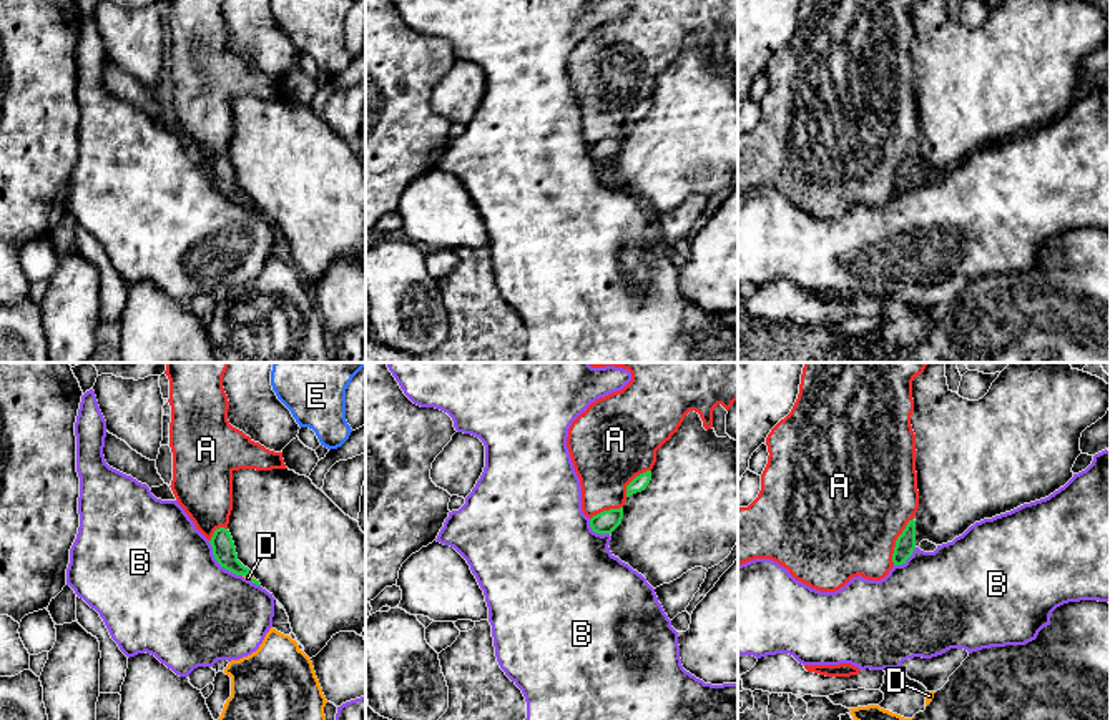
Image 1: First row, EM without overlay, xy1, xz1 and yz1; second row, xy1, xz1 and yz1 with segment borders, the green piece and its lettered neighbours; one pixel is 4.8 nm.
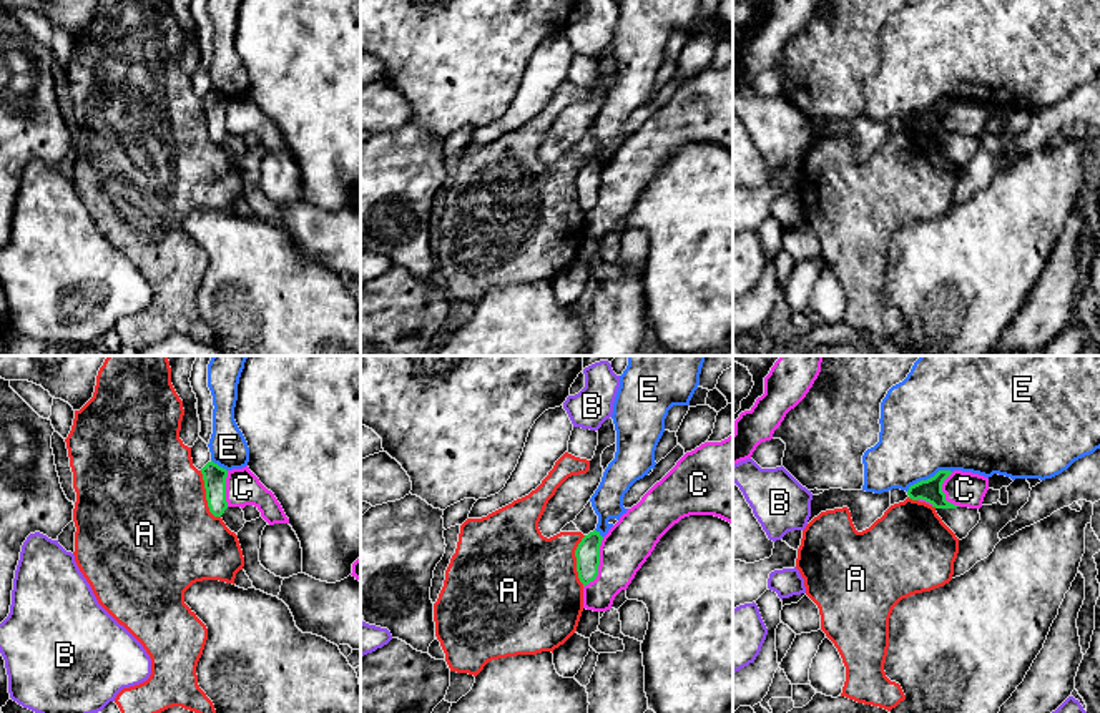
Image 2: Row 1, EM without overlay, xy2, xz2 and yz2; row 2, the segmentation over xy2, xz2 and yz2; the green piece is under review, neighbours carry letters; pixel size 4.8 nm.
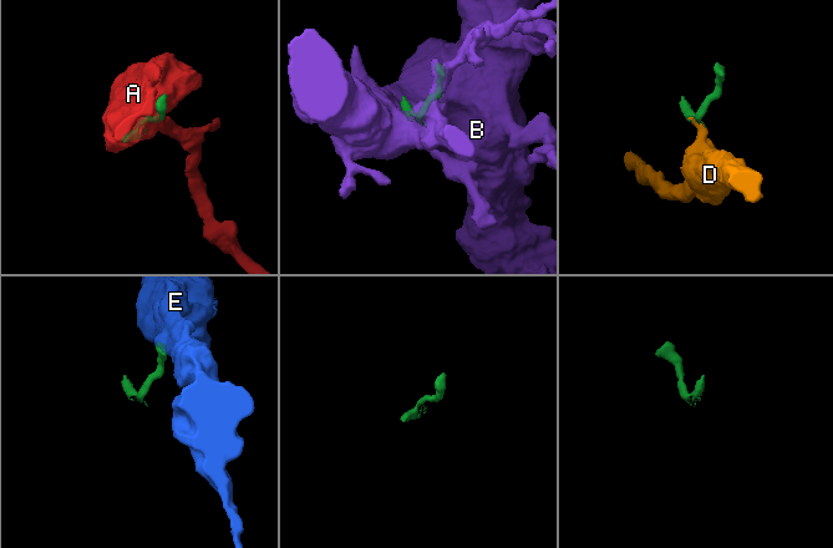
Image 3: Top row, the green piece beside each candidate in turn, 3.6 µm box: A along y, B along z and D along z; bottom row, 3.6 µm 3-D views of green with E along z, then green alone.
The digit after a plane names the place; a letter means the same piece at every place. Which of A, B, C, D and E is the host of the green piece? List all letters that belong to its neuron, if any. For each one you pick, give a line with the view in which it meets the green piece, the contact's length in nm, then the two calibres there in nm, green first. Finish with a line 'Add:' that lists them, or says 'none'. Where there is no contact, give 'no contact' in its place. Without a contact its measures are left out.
D: meets green in xy1; contact 60 nm long; 110 nm thick on the green side, 20 nm on the other
Add: D

